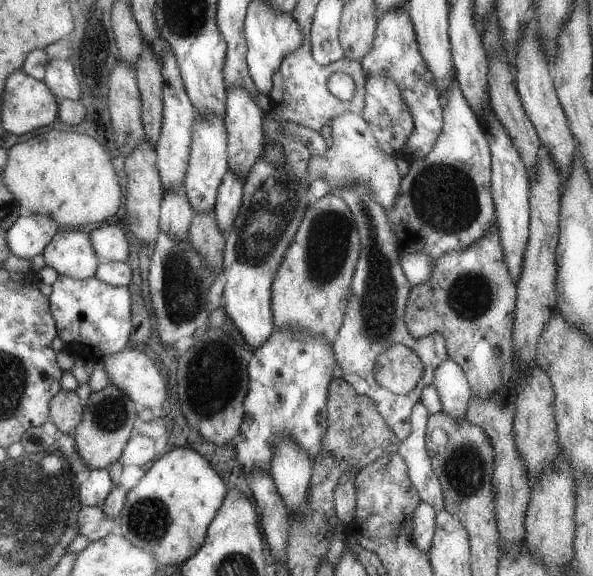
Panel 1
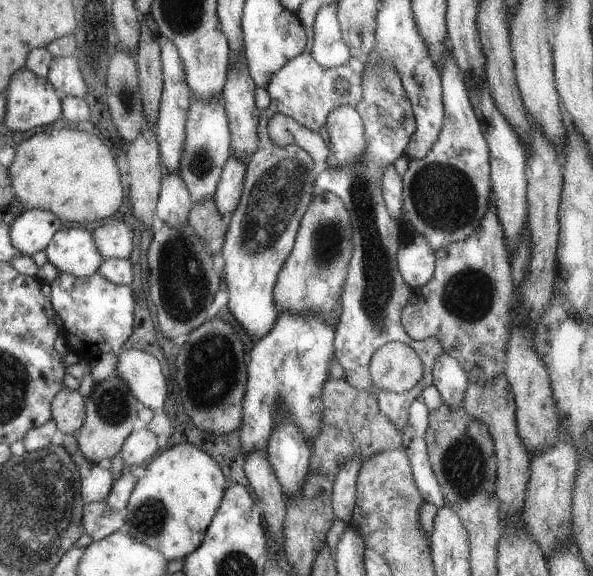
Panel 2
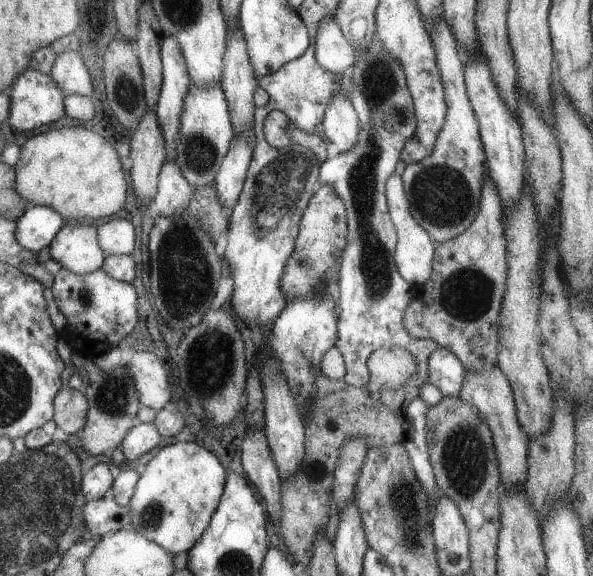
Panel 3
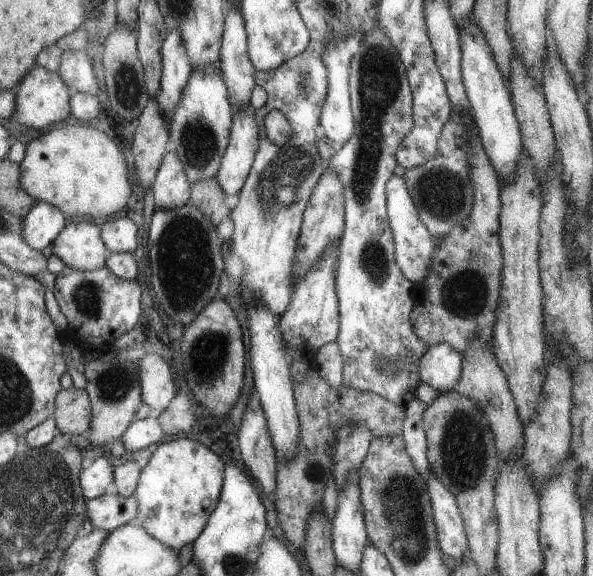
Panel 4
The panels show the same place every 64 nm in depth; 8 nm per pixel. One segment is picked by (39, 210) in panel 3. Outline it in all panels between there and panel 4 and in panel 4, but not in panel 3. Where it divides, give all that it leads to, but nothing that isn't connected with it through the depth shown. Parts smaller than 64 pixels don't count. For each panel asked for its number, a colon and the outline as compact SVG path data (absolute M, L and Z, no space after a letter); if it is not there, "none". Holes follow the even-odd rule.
4: M35 202L31 212L21 220L21 236L33 250L53 244L55 236L67 226L67 216L51 204Z

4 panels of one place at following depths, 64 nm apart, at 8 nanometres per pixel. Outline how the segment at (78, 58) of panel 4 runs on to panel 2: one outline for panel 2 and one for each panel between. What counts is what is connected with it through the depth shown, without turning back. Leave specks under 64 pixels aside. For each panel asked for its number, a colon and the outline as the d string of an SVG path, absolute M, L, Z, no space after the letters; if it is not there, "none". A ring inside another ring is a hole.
2: M65 56L65 58L53 58L49 64L49 72L45 76L57 92L63 92L65 96L81 98L85 94L85 78L79 68L79 62L75 56Z
3: M77 52L59 54L55 58L55 62L53 62L53 68L51 68L49 76L69 96L85 96L85 98L89 98L91 92L93 92L91 74L89 74L83 58Z

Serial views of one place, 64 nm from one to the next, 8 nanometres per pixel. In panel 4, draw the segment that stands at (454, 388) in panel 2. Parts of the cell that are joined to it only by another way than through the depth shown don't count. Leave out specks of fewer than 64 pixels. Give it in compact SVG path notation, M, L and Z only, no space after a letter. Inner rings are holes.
M433 344L419 360L421 384L433 386L439 394L453 392L461 376L463 356L449 344Z

